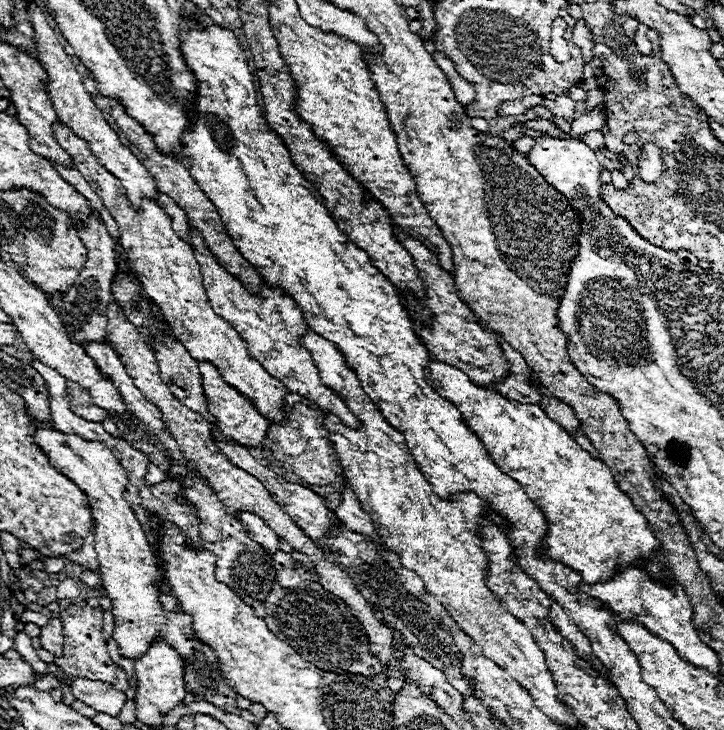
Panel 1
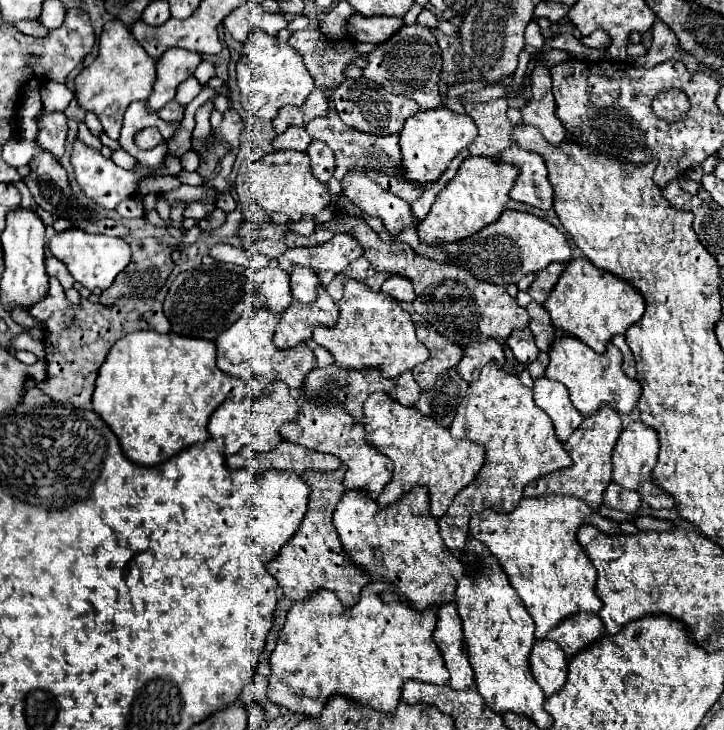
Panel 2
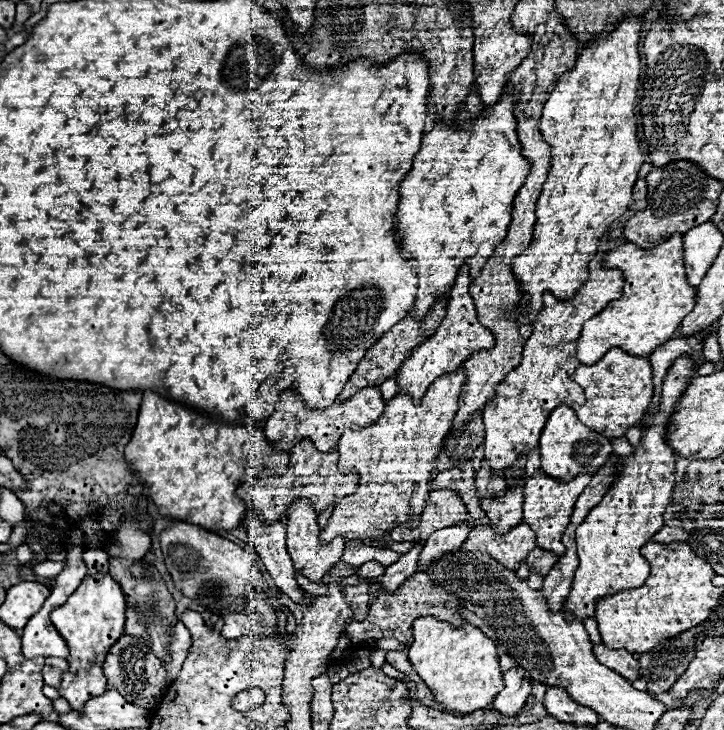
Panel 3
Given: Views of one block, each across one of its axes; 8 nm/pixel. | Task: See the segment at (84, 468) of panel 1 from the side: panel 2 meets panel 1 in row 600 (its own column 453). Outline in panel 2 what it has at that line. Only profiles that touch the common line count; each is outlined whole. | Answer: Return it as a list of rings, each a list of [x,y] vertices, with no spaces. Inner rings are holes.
[[[446,106],[428,110],[428,112],[422,112],[422,110],[416,112],[412,118],[406,120],[404,128],[398,134],[400,152],[402,152],[402,162],[400,162],[402,176],[418,186],[428,186],[436,182],[444,174],[448,164],[458,156],[458,152],[472,144],[476,134],[478,130],[470,116],[456,114]]]

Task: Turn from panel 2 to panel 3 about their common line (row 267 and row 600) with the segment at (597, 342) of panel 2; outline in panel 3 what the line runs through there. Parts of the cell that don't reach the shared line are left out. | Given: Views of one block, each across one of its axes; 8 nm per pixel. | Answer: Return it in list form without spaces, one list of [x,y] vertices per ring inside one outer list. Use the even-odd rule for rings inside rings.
[[[688,354],[672,362],[662,382],[660,402],[650,414],[650,422],[642,428],[640,444],[632,450],[632,456],[618,460],[612,486],[602,496],[602,502],[596,504],[588,512],[586,520],[576,528],[580,566],[574,574],[570,596],[564,602],[572,618],[594,618],[596,600],[600,596],[640,588],[648,578],[650,564],[640,556],[640,548],[652,538],[652,532],[656,532],[656,528],[662,528],[662,512],[670,504],[674,488],[674,460],[678,454],[666,442],[666,434],[674,408],[694,374],[696,366]]]

